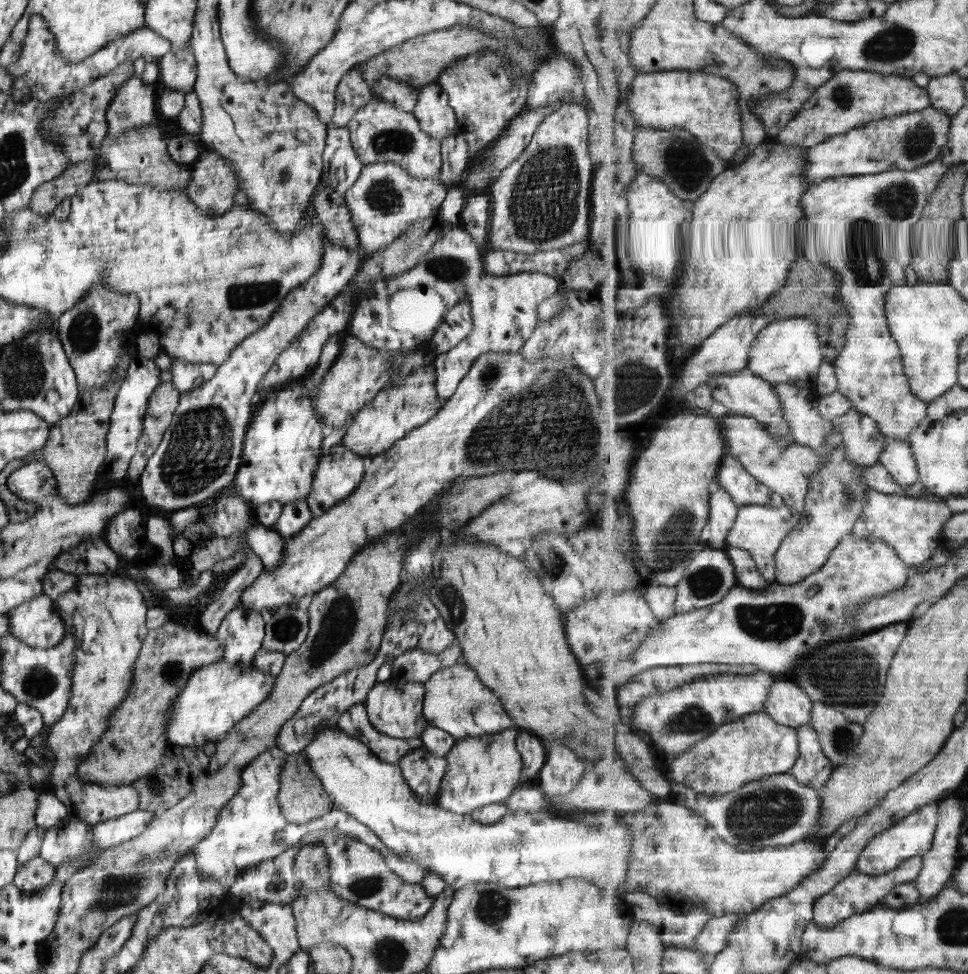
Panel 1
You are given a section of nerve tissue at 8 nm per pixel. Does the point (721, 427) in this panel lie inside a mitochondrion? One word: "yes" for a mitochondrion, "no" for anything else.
no

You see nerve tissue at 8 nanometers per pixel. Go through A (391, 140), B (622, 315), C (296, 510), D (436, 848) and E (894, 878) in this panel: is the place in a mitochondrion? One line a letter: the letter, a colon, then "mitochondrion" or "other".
A: mitochondrion
B: other
C: other
D: other
E: other

